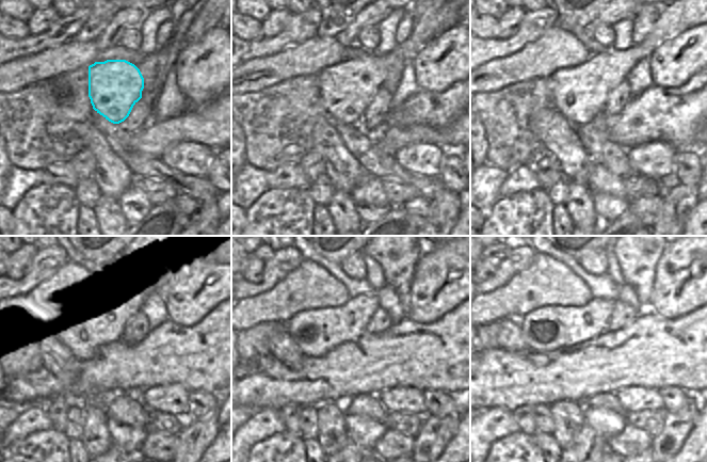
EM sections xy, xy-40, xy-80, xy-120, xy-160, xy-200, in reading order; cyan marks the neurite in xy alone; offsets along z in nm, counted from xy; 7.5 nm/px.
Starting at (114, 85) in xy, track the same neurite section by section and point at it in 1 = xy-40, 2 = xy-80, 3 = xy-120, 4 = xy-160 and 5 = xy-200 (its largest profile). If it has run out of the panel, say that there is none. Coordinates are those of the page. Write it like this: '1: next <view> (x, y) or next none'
1: next xy-40 (347, 89)
2: next xy-80 (579, 94)
3: next xy-120 (85, 331)
4: next xy-160 (316, 332)
5: next xy-200 (553, 328)

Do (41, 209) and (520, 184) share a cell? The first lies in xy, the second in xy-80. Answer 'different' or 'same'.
different

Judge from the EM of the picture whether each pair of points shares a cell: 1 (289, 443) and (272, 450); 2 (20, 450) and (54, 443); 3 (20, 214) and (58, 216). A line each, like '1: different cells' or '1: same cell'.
1: same cell
2: same cell
3: same cell

